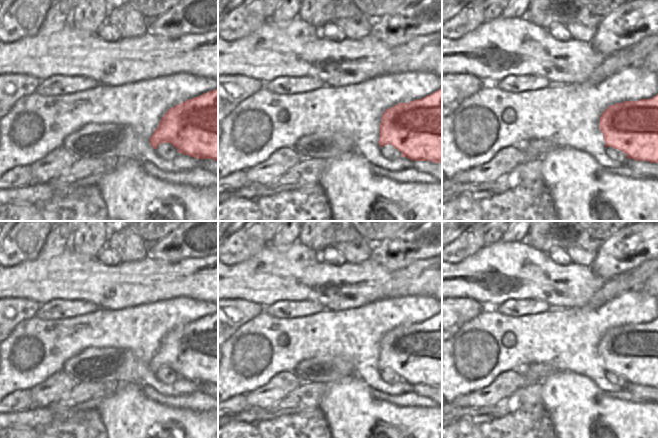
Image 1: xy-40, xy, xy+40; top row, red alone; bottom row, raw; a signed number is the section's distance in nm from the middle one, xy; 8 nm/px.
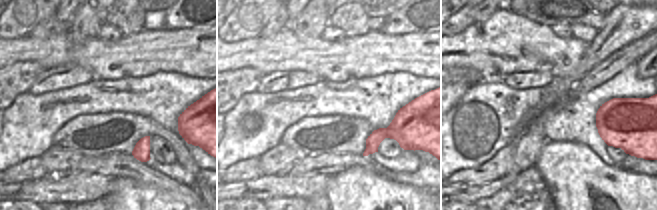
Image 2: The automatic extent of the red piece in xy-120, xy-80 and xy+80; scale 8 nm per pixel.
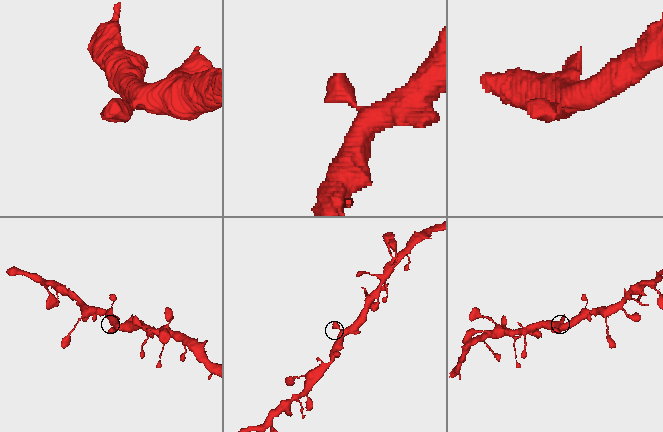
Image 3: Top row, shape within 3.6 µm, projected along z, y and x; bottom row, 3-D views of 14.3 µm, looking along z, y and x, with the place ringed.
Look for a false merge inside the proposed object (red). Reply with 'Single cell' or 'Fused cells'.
Single cell.

